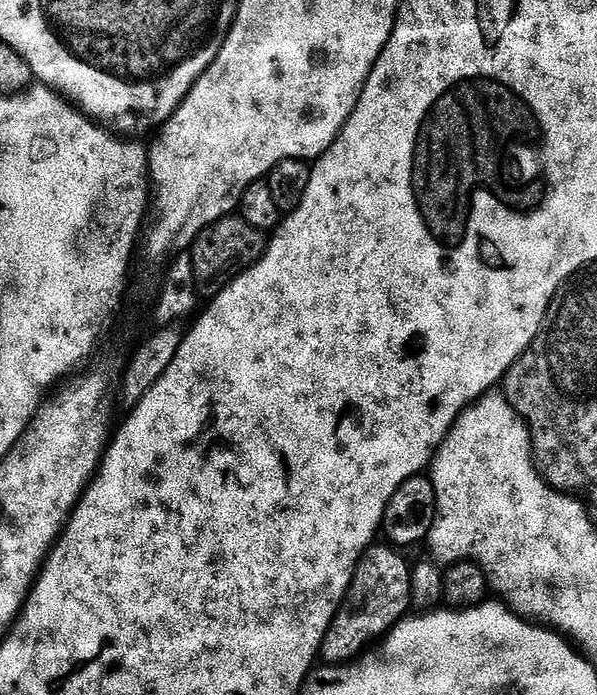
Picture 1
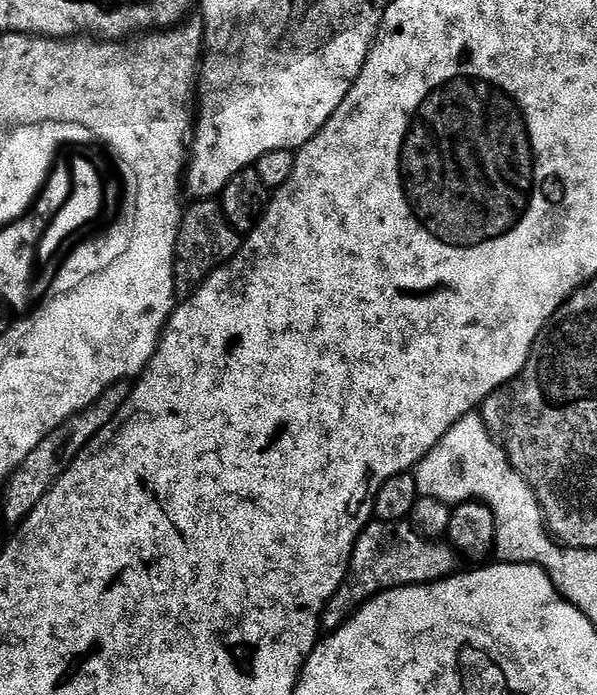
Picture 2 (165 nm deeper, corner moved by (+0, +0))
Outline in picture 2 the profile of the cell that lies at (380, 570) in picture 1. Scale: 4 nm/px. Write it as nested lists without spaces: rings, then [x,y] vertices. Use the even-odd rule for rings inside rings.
[[[380,520],[368,524],[352,549],[355,567],[364,571],[364,584],[372,590],[405,588],[411,584],[432,584],[457,571],[456,556],[451,543],[429,539],[425,533],[408,522]]]

